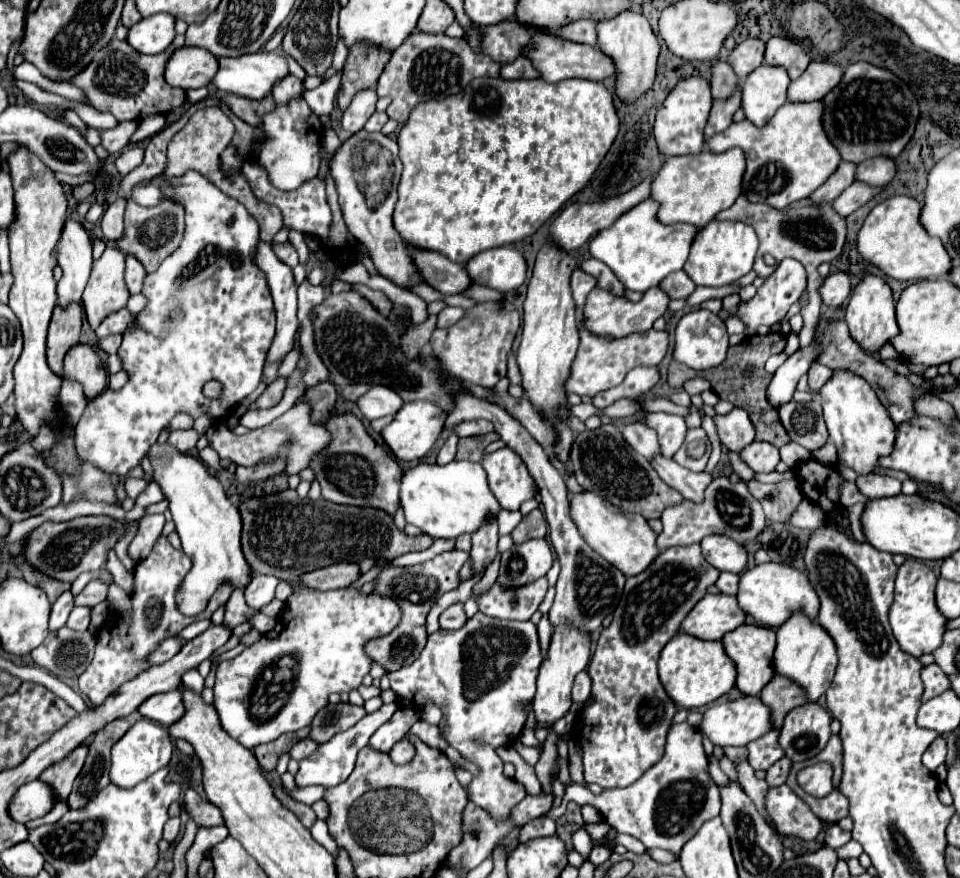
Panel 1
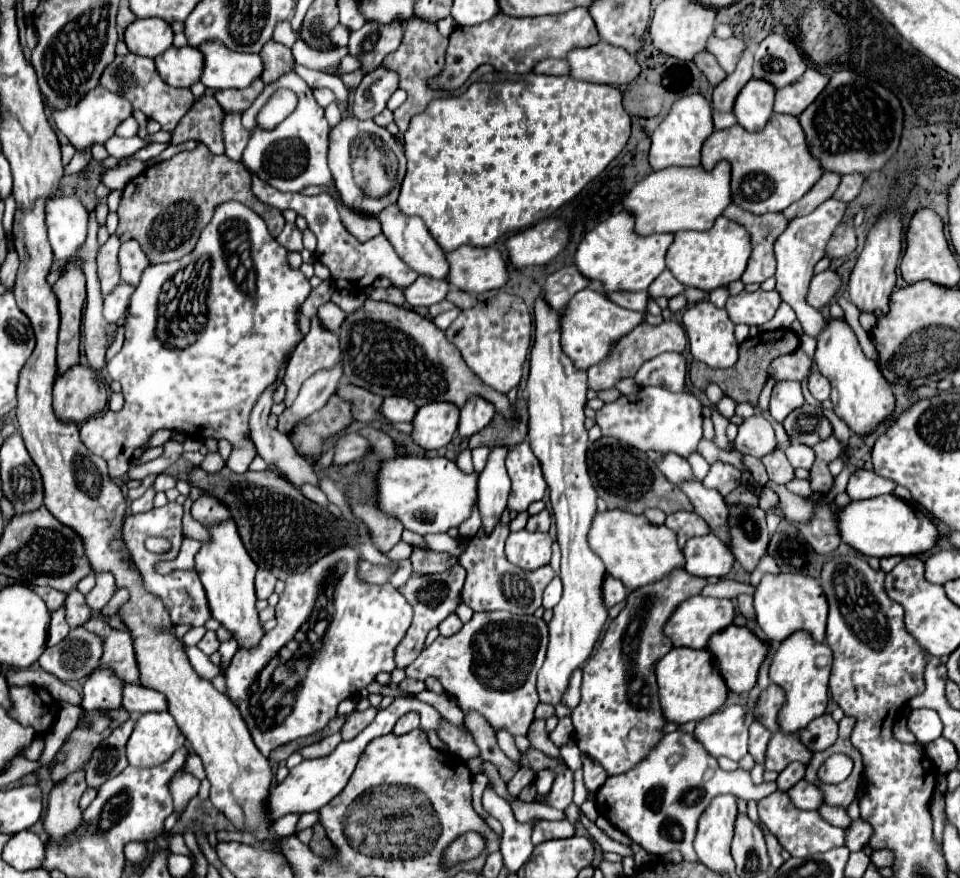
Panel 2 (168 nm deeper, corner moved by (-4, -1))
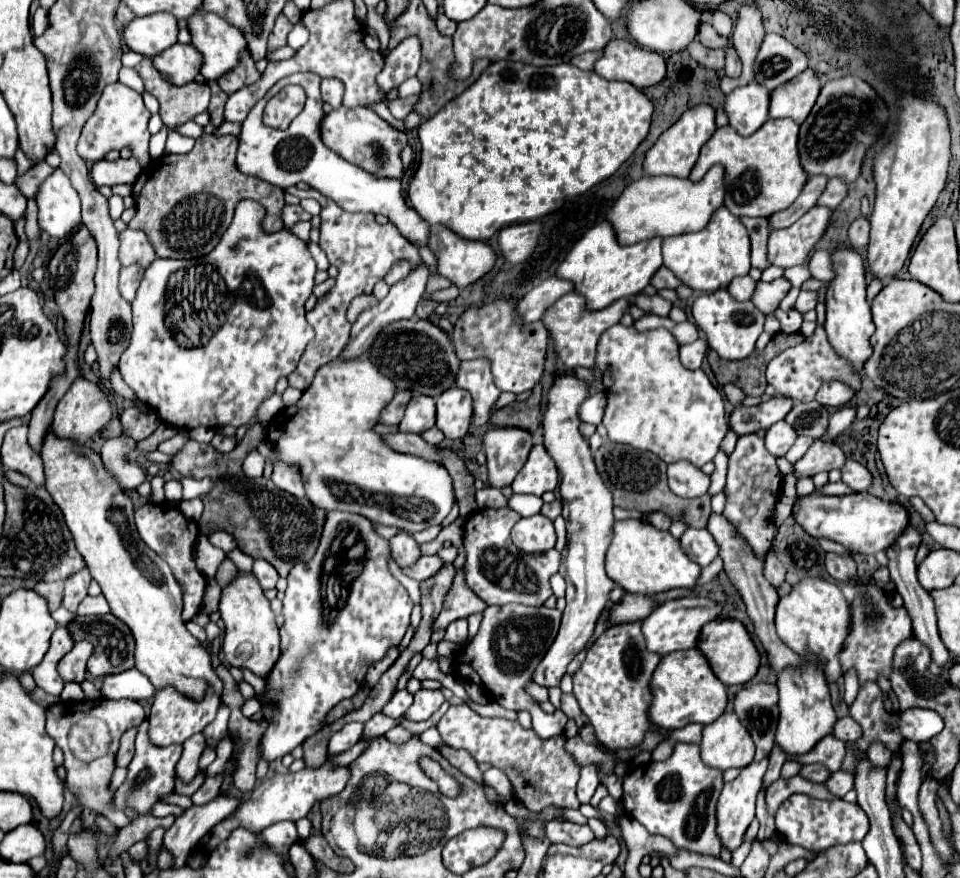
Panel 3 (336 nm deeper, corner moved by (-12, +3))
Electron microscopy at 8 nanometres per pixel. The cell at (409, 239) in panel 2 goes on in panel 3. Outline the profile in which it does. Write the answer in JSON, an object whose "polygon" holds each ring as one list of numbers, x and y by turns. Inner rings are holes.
{"polygon":[[294,73,290,77,284,77,286,85,300,85,306,91,306,107,304,111,290,123,288,129,276,131,272,127,266,127,262,123,262,111,264,105,272,99,272,95,264,95,254,105,254,115,248,115,242,133,240,133,240,147,236,155,236,165,244,175,252,175,258,179,264,179,266,183,272,183,276,187,290,187,298,183,306,183,312,189,320,191,322,195,336,201,342,209,356,213,356,211,368,211,368,213,382,213,386,215,398,231,408,241,420,241,426,245,428,239,428,223,420,219,420,215,406,205,400,189,400,181,394,177,378,177,374,173,368,173,354,163,348,163,340,155,336,155,332,149,328,149,320,139,320,121,324,117,322,111,322,99,320,99,320,77,316,73]]}

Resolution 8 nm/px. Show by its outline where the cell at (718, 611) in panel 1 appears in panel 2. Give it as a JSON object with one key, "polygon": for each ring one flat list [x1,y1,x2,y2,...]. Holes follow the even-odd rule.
{"polygon":[[696,595,686,599,670,617,670,621,664,627,664,633,672,639,674,647,692,647,692,649,704,649,708,645,708,639,730,627,736,619,736,609,730,599,716,599,716,597,704,597]]}

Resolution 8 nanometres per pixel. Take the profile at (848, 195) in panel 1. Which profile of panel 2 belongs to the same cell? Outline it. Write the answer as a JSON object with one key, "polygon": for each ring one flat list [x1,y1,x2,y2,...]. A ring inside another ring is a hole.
{"polygon":[[828,199,810,215,792,219,788,229,774,243,774,253,776,253,776,261,778,261,776,291,780,291,782,299,796,311,804,333,812,339,816,339,820,335,820,331,824,331,824,327,828,325,828,319,824,319,822,313,818,309,814,309,810,303,804,303,804,295,808,295,808,283,814,277,814,265,824,257,824,247,826,247,832,231,844,217,846,207,848,207,848,203,844,203,844,201]]}

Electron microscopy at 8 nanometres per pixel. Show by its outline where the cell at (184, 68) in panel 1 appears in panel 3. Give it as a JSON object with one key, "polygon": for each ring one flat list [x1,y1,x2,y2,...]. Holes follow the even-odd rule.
{"polygon":[[172,45,154,59,154,67,166,75,174,85,186,85,194,81,202,67,202,55,192,45]]}

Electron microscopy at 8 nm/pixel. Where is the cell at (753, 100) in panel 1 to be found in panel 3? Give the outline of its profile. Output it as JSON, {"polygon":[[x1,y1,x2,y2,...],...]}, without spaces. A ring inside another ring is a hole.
{"polygon":[[756,81,738,87,724,99,724,111,730,125,744,137,762,127,762,123,768,119,768,105,770,91]]}

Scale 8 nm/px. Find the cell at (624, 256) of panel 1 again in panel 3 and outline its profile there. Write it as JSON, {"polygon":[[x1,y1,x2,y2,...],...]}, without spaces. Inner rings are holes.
{"polygon":[[598,223,584,233,582,239,570,249,566,259,556,269,558,279,566,279,574,285,574,291,586,299,588,311,600,311,616,299,628,299,638,295,662,265,662,239,640,241,636,245,620,247,616,235,608,223]]}

